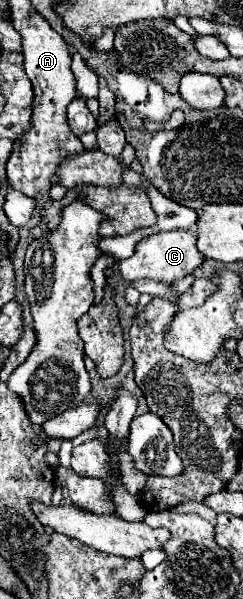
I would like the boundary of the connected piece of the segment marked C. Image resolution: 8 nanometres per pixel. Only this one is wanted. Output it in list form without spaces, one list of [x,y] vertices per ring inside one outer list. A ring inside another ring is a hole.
[[[171,230],[171,232],[157,232],[151,236],[145,236],[135,246],[135,254],[127,260],[119,262],[119,274],[127,280],[139,280],[139,278],[151,278],[157,282],[175,282],[189,274],[193,274],[195,268],[199,268],[205,260],[201,252],[195,248],[197,234],[193,230]]]

